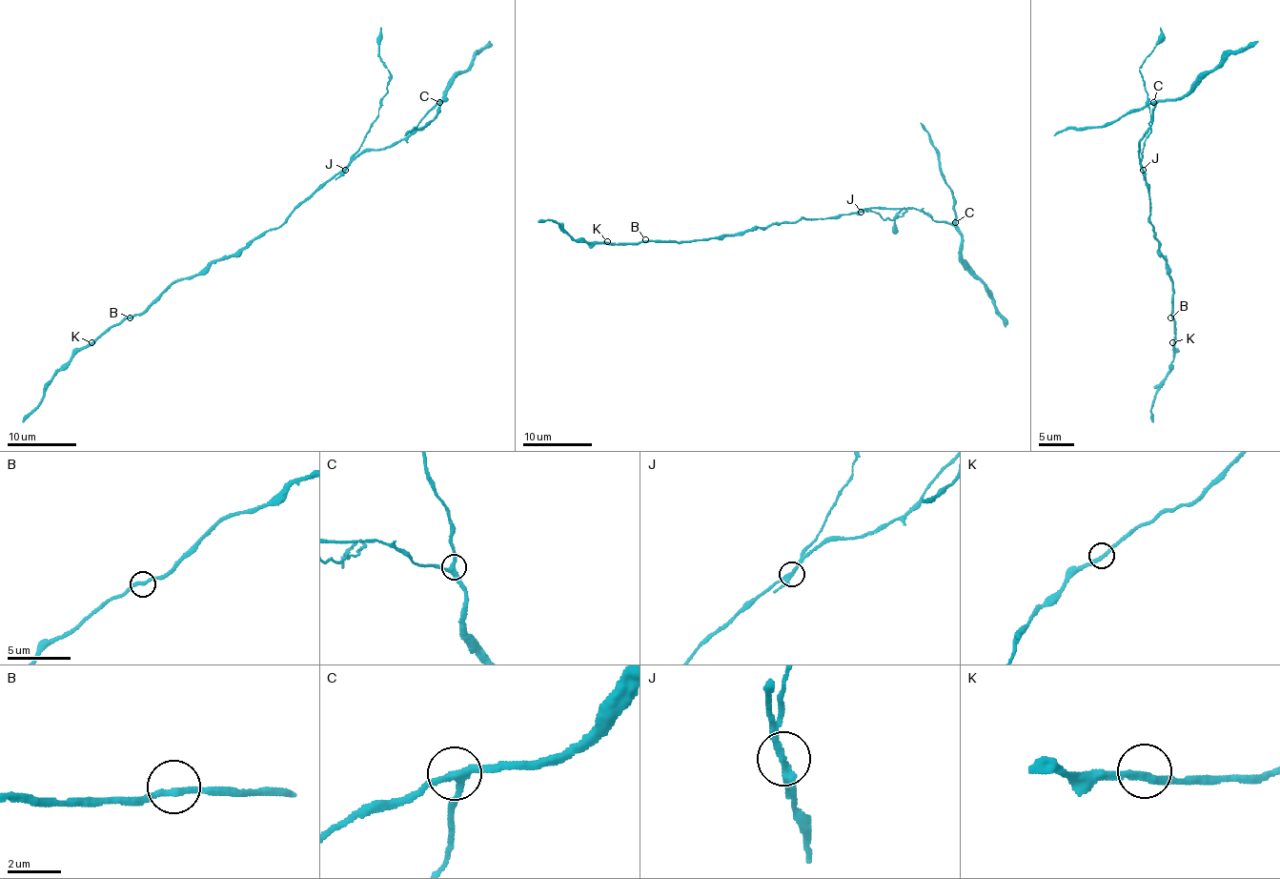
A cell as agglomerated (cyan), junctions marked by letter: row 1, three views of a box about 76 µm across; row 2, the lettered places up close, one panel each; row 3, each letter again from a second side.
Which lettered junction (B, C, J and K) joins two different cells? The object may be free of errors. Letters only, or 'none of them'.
J

